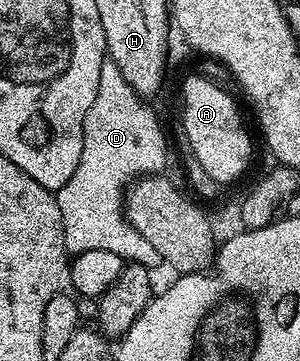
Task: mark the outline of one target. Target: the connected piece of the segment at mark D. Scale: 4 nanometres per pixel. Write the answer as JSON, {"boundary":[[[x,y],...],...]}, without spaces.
{"boundary":[[[107,62],[100,66],[100,90],[96,90],[96,98],[84,118],[76,174],[56,193],[67,253],[112,250],[123,262],[147,266],[159,263],[156,250],[130,225],[124,211],[128,185],[139,177],[161,173],[168,151],[162,124],[146,104],[149,103],[124,82],[115,64]]]}

